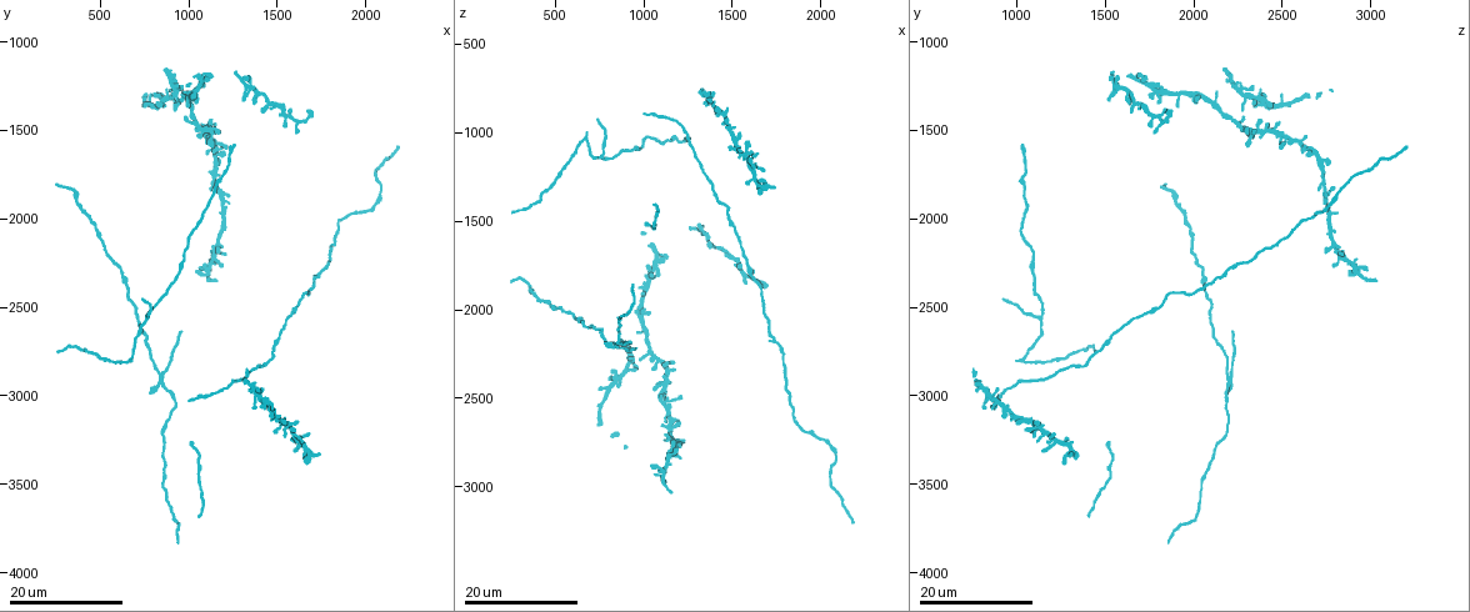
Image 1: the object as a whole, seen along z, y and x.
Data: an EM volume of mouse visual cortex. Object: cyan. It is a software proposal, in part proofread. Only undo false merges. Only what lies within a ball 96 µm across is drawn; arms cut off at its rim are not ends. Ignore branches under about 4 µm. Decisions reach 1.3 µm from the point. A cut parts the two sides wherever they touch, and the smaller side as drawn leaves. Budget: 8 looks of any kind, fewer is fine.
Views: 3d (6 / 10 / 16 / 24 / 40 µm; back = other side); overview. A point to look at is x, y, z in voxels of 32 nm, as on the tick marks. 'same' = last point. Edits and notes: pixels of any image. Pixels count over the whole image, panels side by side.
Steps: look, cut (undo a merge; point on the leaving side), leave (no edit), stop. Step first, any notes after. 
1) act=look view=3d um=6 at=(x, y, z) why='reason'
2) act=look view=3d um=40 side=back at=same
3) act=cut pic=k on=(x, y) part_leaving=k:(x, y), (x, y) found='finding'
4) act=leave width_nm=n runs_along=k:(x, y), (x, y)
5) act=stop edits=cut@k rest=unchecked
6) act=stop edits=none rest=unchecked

act=look view=3d um=16 at=(1160, 1840, 2740) why='sudden change in width'

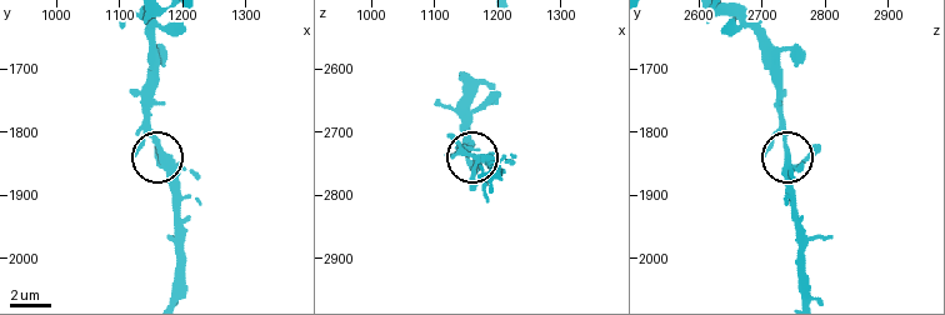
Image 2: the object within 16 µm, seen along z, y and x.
act=look view=3d um=6 at=(1165, 1835, 2735) why='zoom in'

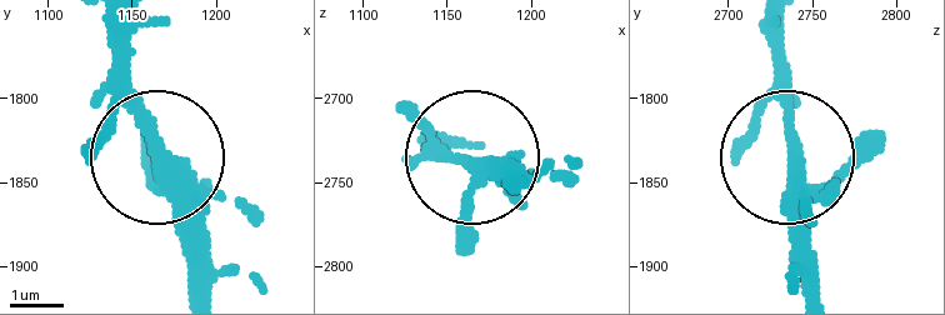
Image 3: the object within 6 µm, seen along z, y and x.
act=leave width_nm=250 runs_along=3:(771, 21), (799, 271) found='continuous, no second neuron'

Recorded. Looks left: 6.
act=look view=3d um=24 at=(1160, 1560, 2580) why='three-way junction'

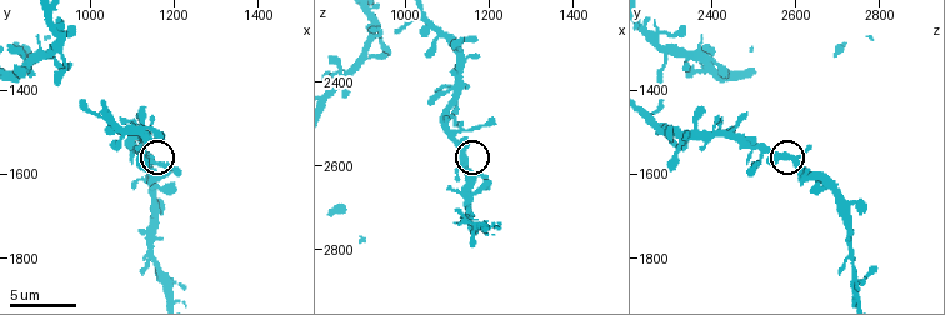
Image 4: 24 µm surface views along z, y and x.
act=look view=3d um=10 at=(1145, 1560, 2595)

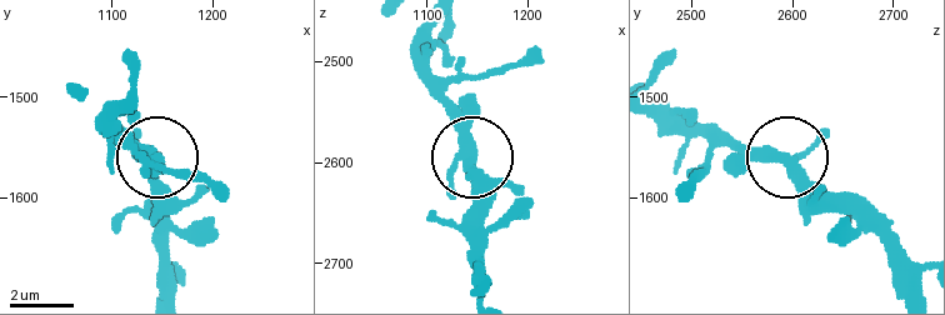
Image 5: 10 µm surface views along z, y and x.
act=look view=3d um=10 side=back at=(1144, 1560, 2592)

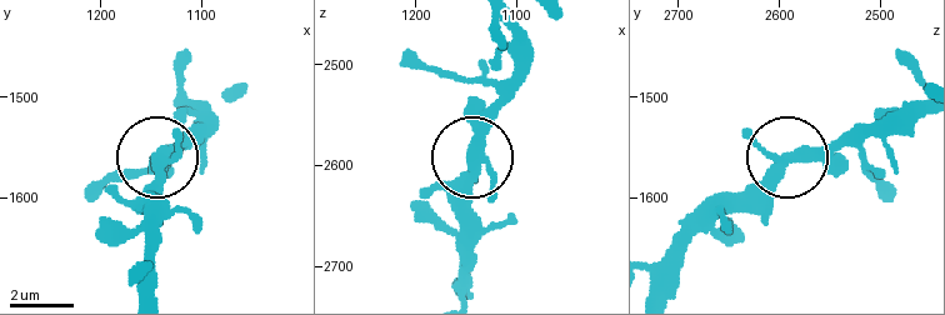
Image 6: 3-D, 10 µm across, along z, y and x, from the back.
act=leave width_nm=300 found='all the same neuron'

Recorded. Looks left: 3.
act=look view=3d um=24 at=(1020, 1460, 2240) why='a fork'

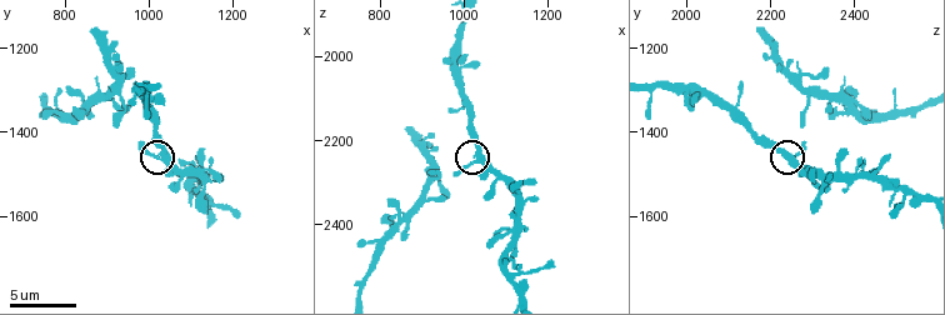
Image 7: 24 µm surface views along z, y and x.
act=look view=3d um=6 at=(1040, 1455, 2240) why='closer look'

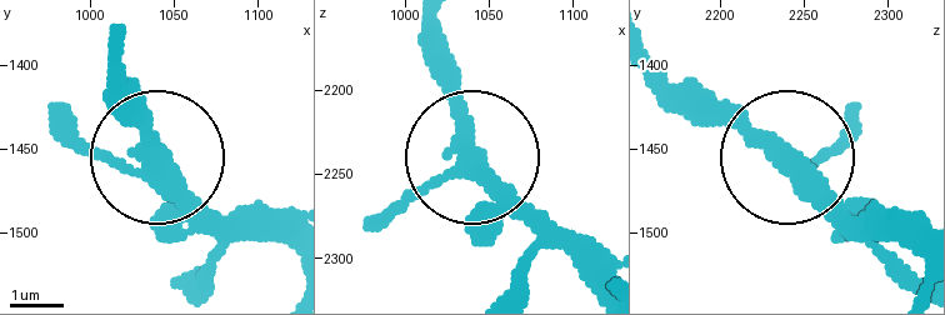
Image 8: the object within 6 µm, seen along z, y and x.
act=leave runs_along=8:(288, 243), (234, 238), (154, 166), (64, 140) found='continuous, no second neuron'

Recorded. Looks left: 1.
act=stop edits=none rest=unchecked

